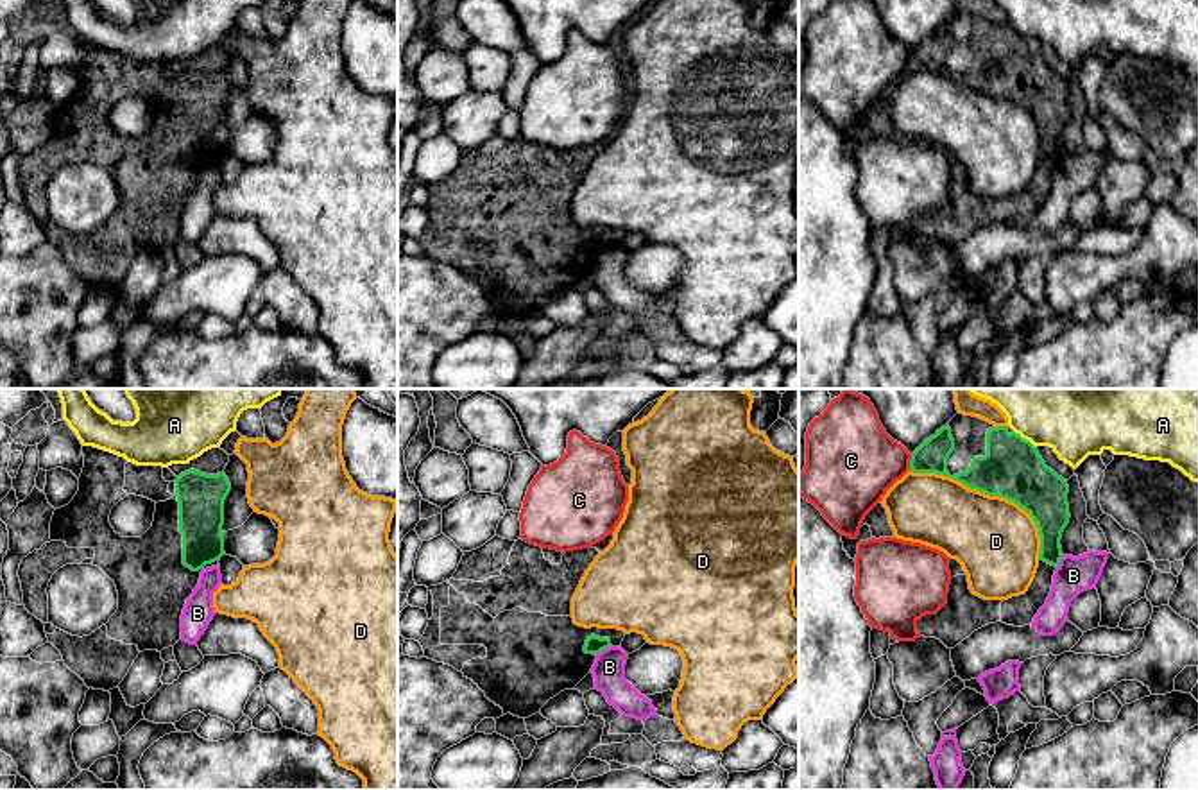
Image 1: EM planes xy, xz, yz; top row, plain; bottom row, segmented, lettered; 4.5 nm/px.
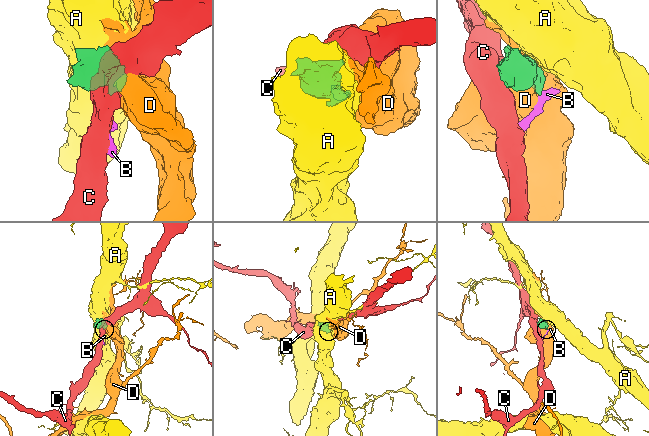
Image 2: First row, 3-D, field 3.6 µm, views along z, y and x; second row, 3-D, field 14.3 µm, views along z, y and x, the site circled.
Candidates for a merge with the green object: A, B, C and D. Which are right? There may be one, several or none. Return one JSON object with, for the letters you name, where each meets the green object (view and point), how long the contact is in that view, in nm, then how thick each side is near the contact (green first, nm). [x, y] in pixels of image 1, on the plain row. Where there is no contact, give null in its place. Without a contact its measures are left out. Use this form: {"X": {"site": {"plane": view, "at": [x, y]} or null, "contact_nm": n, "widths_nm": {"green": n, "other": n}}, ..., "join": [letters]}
{"join": []}

